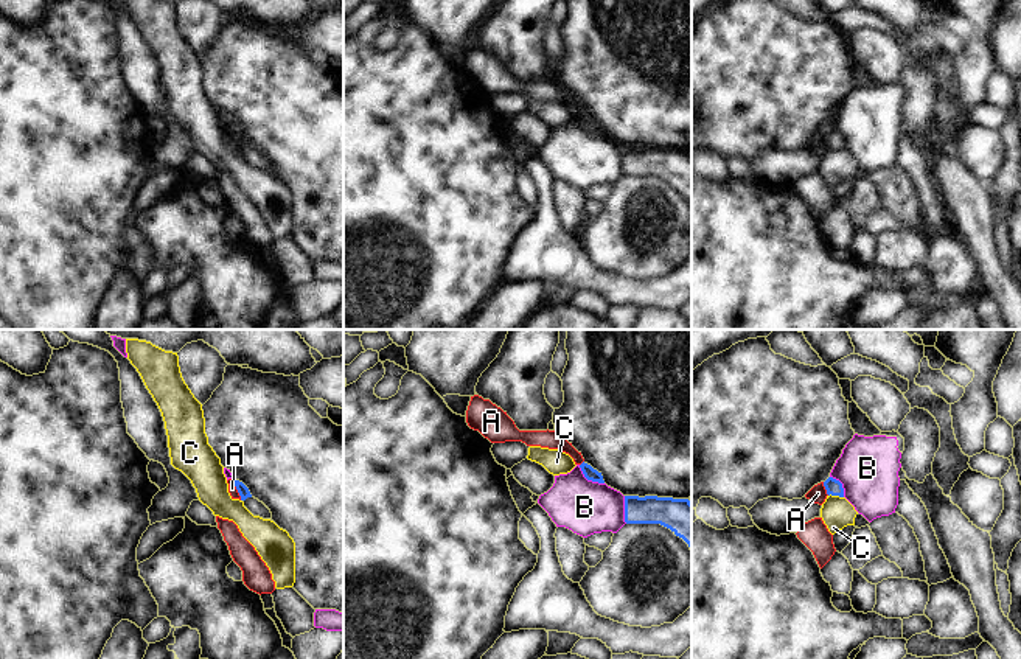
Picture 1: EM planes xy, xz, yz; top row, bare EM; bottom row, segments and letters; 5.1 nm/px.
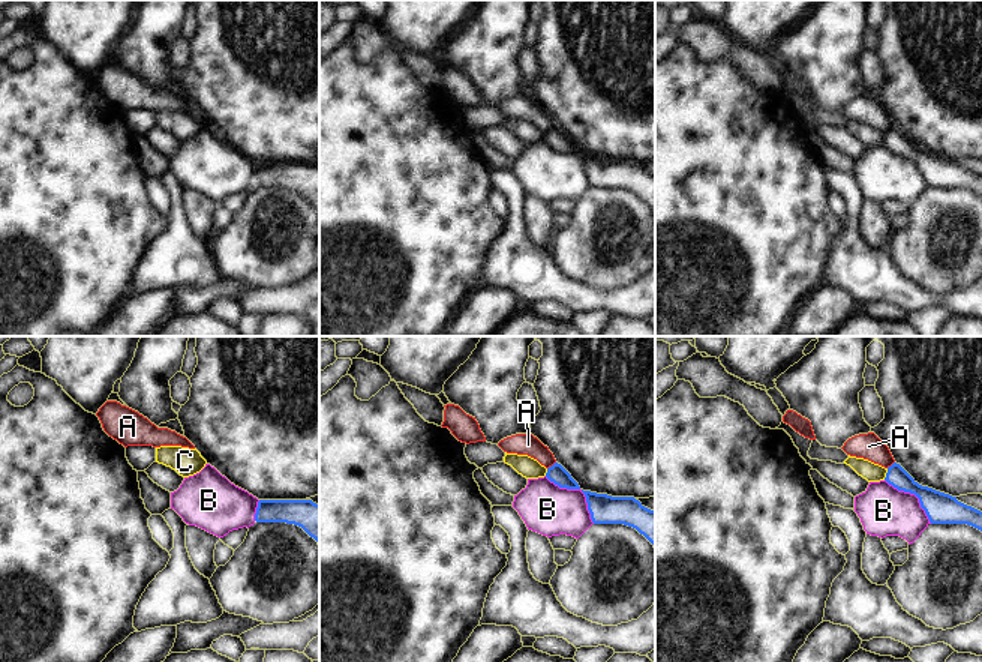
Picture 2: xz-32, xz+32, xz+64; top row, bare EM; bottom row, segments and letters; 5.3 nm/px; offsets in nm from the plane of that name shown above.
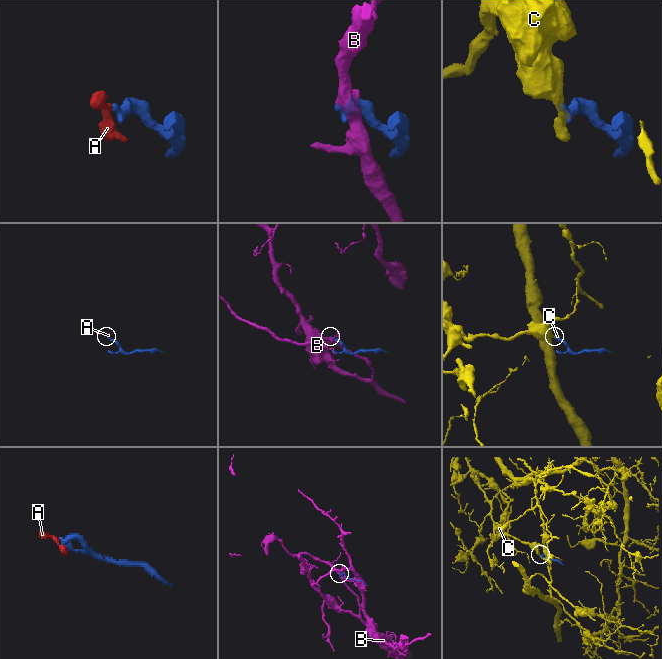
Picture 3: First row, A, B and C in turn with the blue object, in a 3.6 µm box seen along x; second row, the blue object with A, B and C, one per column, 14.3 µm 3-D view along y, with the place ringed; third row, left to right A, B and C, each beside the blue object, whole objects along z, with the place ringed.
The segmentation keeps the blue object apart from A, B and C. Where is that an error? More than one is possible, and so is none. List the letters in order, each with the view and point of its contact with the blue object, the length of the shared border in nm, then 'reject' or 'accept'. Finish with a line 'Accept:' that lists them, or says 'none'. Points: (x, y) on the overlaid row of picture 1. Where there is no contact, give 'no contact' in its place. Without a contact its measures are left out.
A: contact xy (236, 488); length 120 nm; reject
B: contact xz (589, 479); length 170 nm; reject
C: contact yz (836, 495); length 80 nm; reject
Accept: none

